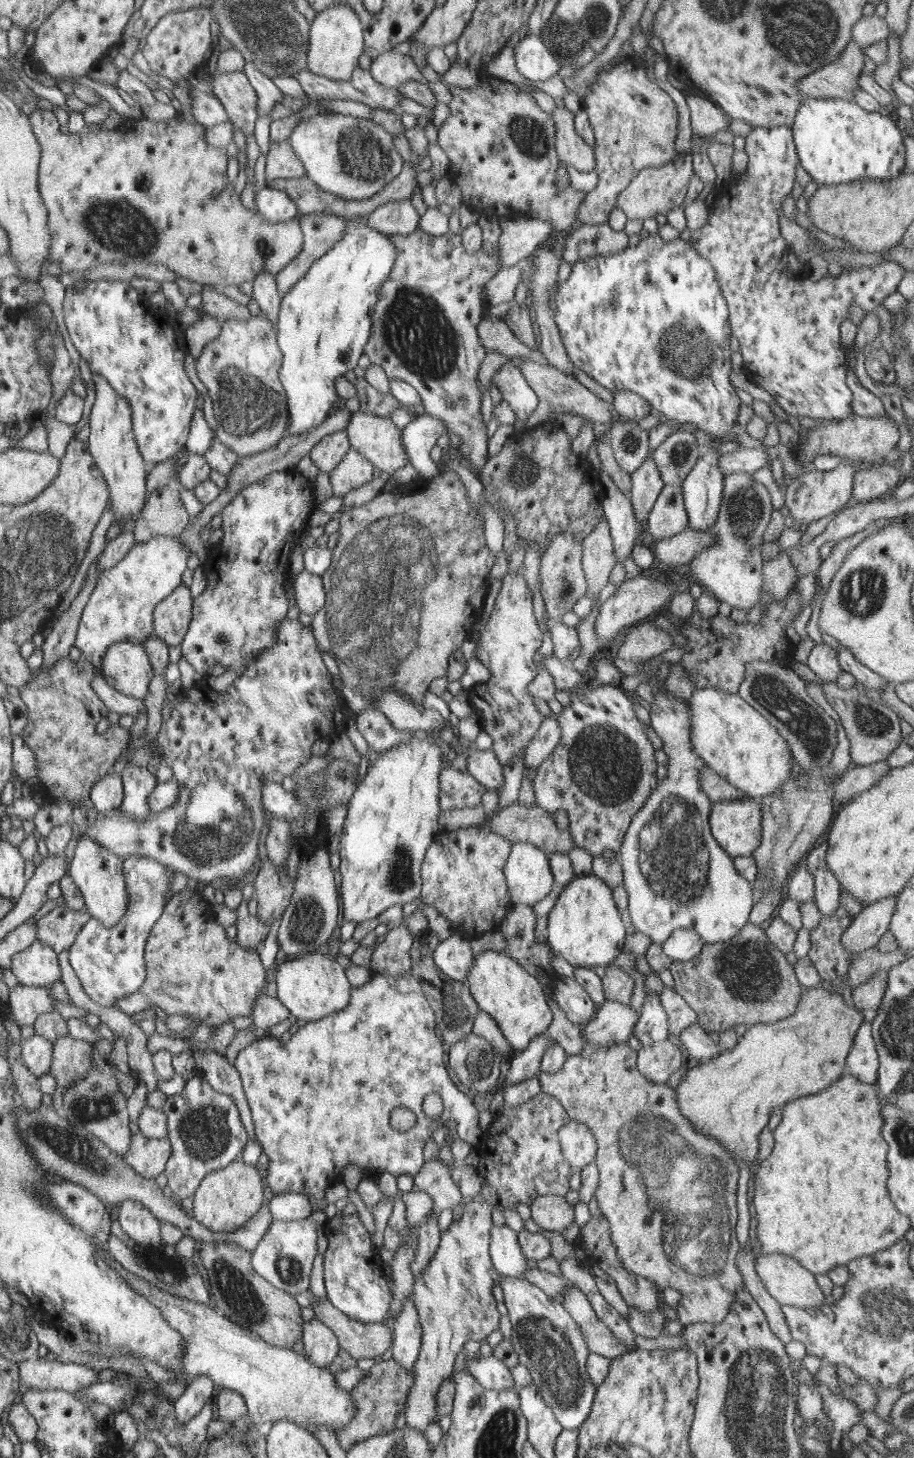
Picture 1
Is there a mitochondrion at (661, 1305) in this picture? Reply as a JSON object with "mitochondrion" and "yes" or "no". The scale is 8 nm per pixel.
{"mitochondrion":"no"}

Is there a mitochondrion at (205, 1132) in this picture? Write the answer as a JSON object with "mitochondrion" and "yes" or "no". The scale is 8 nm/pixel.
{"mitochondrion":"yes"}

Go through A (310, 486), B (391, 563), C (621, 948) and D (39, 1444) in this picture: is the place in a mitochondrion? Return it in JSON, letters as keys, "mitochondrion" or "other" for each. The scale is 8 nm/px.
{"A":"other","B":"mitochondrion","C":"other","D":"other"}

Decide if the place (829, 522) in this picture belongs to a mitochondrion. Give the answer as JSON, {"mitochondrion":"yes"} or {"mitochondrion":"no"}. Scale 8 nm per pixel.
{"mitochondrion":"no"}

